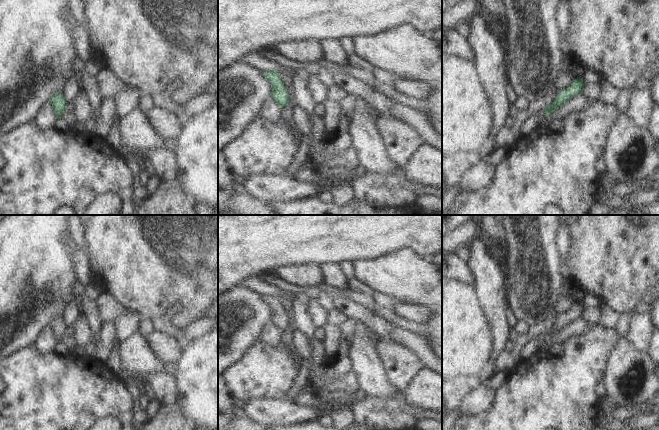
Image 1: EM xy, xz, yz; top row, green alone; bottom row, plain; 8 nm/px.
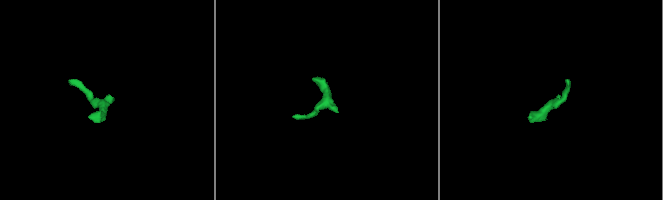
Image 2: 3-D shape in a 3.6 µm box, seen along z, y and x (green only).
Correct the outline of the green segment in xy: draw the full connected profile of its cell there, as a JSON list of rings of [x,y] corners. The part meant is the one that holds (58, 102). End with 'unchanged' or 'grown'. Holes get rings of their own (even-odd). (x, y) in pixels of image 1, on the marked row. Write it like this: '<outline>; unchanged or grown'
[[[62,91],[56,92],[49,100],[52,105],[55,115],[61,125],[61,114],[64,110],[67,109],[67,102],[63,96]]]; unchanged

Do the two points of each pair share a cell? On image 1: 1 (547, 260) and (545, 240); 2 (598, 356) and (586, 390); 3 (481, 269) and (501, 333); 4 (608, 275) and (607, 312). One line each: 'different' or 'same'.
1: same
2: same
3: same
4: different

